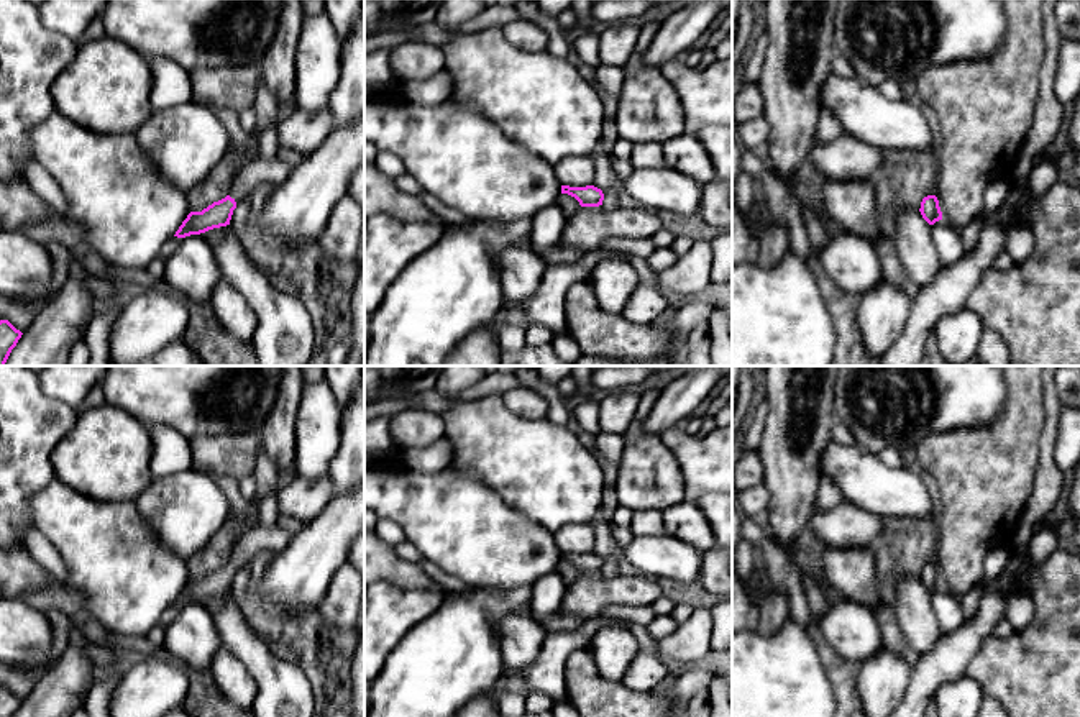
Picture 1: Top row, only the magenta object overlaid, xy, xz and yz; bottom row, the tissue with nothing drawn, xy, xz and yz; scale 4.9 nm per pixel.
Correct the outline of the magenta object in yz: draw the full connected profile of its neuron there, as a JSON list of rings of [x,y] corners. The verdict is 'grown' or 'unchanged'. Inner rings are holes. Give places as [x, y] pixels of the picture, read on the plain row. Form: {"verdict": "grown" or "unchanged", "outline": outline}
{"verdict": "unchanged", "outline": [[[936,563],[924,564],[919,579],[929,592],[934,592],[936,589],[942,587],[942,579]]]}

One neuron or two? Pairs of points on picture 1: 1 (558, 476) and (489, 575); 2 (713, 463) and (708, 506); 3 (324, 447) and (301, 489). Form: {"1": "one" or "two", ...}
{"1": "two", "2": "two", "3": "two"}

